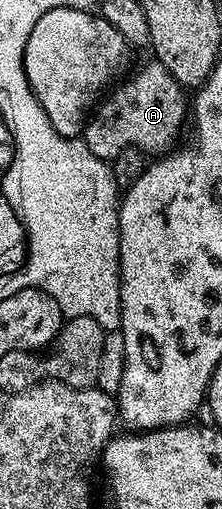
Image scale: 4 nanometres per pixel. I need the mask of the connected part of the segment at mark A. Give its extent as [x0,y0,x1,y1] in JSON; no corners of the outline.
[81,61,189,160]

